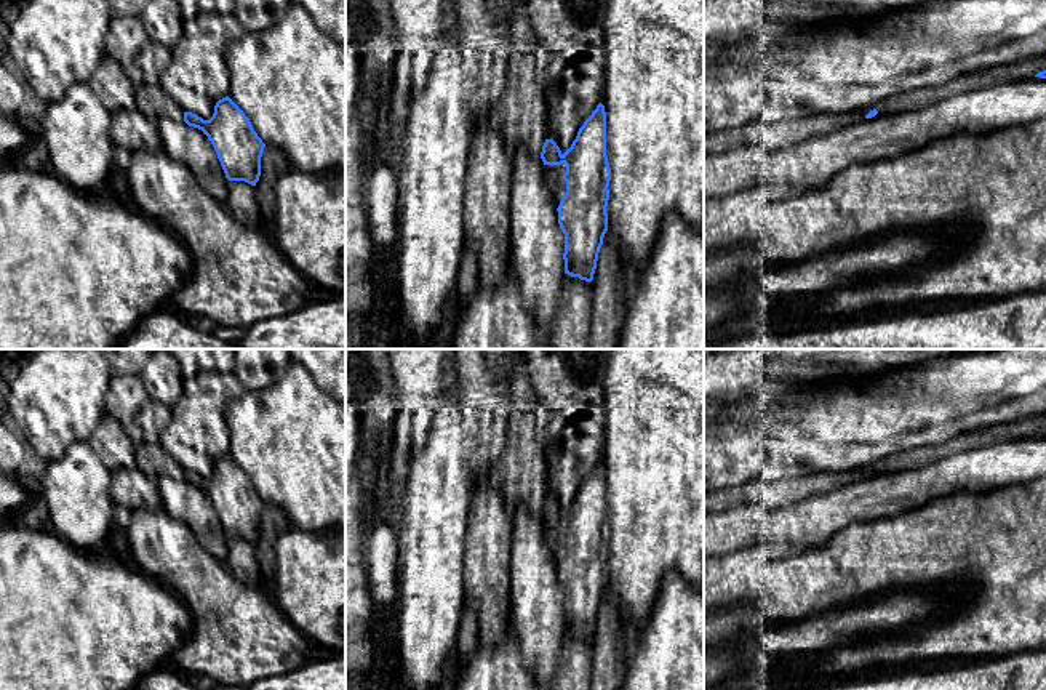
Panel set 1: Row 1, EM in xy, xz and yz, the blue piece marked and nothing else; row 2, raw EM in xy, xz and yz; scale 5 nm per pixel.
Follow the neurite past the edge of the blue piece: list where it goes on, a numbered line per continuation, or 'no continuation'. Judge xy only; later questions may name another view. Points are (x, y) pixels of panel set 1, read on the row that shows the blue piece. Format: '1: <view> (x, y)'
no continuation

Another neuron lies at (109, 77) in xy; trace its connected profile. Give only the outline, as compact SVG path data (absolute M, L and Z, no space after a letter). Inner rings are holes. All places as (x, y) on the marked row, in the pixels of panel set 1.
M104 56L90 85L99 93L101 101L110 112L136 109L136 86L117 59Z

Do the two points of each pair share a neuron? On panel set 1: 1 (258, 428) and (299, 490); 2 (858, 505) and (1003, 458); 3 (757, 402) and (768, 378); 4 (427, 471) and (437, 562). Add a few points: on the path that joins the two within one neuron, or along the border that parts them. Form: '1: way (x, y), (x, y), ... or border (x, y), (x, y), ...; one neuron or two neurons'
1: way (266, 444), (295, 474); one neuron
2: way (894, 489), (917, 487), (966, 473); one neuron
3: border (771, 393), (752, 393), (739, 399), (725, 401); two neurons
4: way (434, 493), (434, 540); one neuron

